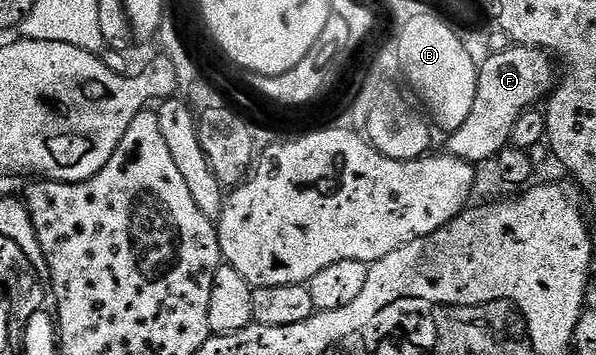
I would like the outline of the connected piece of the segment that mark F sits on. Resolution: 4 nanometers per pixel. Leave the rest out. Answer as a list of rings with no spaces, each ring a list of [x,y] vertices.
[[[509,45],[506,51],[499,50],[490,55],[477,73],[477,92],[475,105],[471,105],[471,113],[467,121],[459,125],[448,136],[448,154],[474,165],[496,160],[502,150],[507,147],[511,137],[511,129],[515,121],[524,111],[536,108],[537,103],[546,98],[555,86],[553,67],[550,56],[544,50],[535,47]]]

